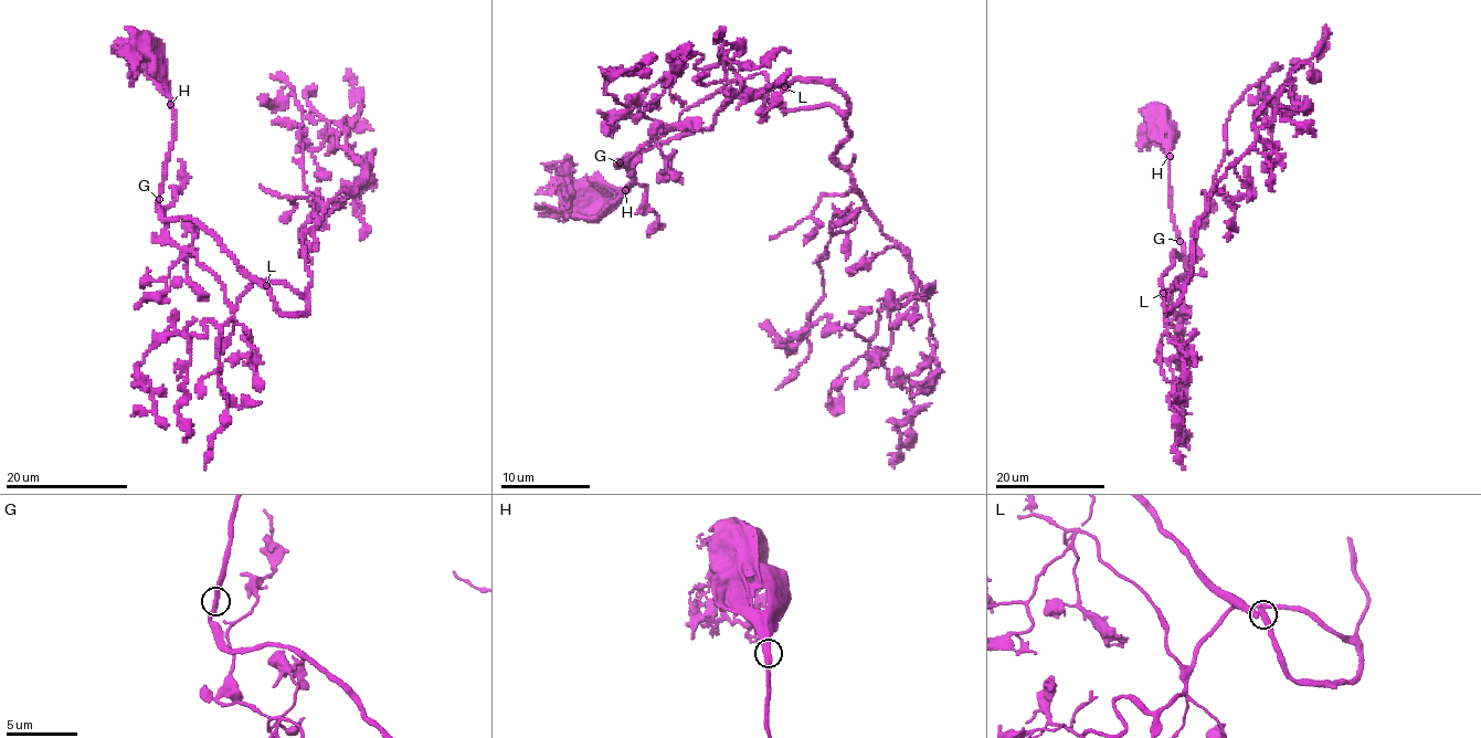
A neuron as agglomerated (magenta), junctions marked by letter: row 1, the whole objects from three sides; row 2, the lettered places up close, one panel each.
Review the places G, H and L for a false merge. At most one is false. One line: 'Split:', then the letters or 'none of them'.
Split: none of them

